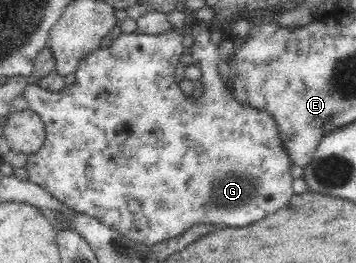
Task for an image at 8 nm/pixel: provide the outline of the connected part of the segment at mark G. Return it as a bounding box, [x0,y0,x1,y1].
[24,22,295,247]

